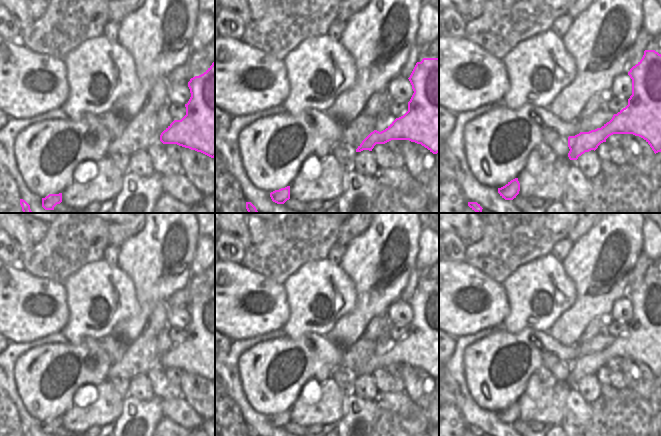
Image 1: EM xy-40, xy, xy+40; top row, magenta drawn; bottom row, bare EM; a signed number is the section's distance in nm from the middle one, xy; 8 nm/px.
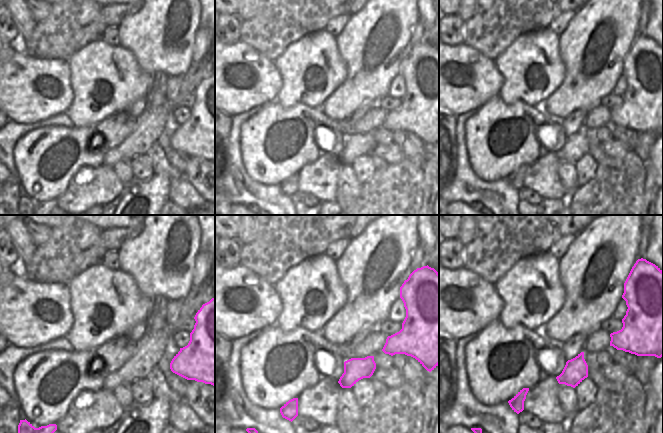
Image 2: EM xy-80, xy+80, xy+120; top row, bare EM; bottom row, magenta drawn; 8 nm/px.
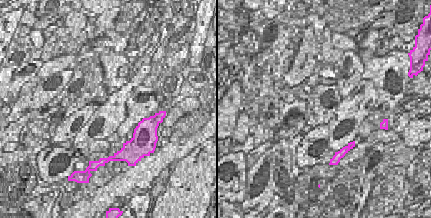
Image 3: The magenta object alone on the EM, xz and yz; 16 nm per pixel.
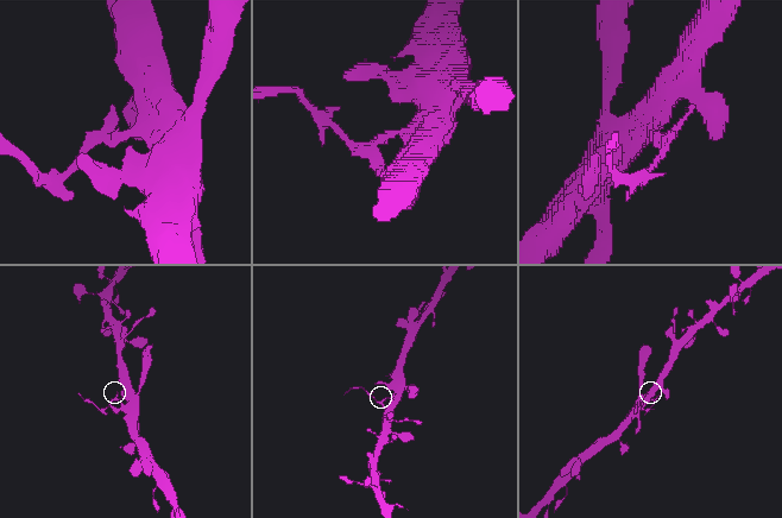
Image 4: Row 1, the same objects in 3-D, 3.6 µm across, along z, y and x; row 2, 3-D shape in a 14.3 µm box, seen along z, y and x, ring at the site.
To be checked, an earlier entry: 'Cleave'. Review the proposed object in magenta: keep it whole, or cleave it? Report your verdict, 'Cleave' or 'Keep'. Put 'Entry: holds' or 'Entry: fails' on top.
Entry: holds
Cleave.

